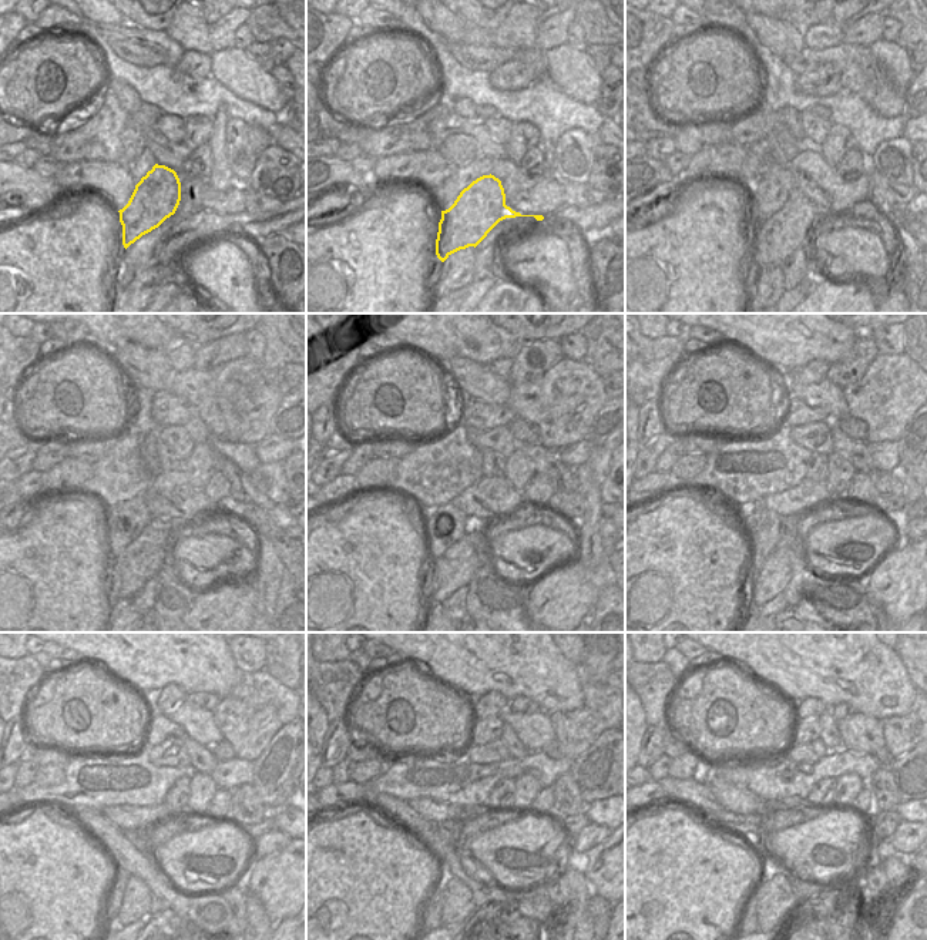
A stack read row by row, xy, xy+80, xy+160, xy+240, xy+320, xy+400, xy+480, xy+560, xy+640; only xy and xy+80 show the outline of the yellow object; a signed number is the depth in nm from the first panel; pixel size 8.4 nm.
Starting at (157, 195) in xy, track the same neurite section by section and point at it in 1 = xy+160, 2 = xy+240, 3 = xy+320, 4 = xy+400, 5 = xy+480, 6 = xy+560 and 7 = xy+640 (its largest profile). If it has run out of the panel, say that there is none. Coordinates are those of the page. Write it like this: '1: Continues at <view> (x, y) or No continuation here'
1: Continues at xy+160 (783, 232)
2: Continues at xy+240 (143, 559)
3: Continues at xy+320 (454, 568)
4: Continues at xy+400 (776, 573)
5: Continues at xy+480 (135, 905)
6: Continues at xy+560 (457, 905)
7: Continues at xy+640 (775, 897).

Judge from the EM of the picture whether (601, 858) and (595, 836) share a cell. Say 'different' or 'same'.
different

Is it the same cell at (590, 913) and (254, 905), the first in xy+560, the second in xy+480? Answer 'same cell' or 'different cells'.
same cell

